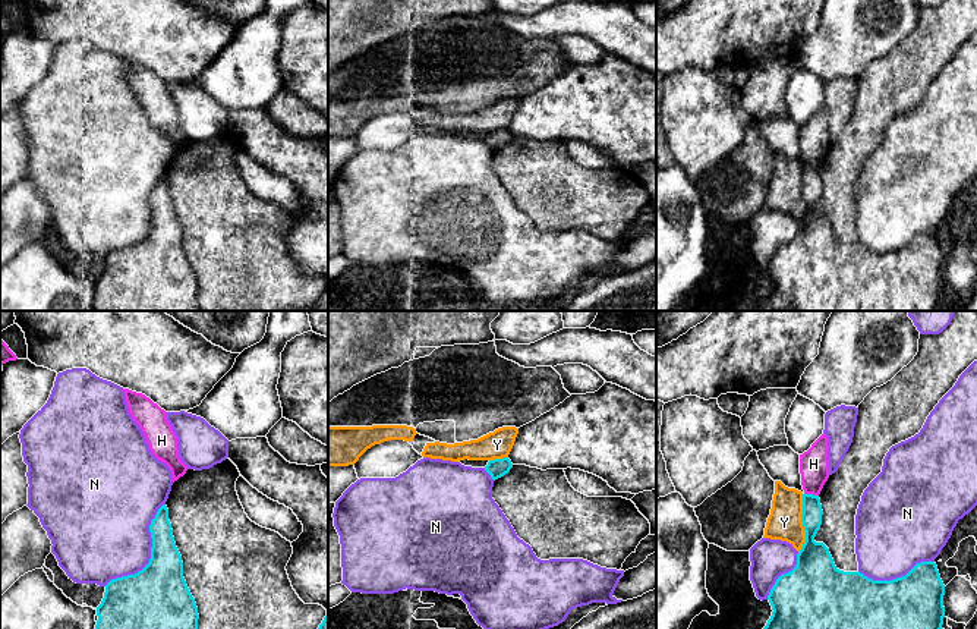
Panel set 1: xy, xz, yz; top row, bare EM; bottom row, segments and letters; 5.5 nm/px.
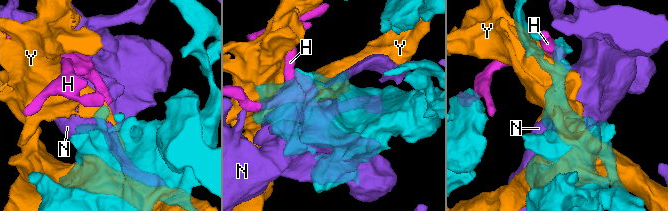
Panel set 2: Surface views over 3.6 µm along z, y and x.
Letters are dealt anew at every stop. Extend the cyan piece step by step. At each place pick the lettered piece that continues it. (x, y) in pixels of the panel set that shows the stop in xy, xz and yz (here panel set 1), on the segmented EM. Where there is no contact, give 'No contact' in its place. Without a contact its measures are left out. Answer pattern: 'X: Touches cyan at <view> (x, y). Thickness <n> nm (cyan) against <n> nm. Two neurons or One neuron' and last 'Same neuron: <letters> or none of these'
H: Touches cyan at yz (812, 494). Thickness 110 nm (cyan) against 160 nm. Two neurons
N: Touches cyan at xy (151, 554). Thickness 360 nm (cyan) against 440 nm. Two neurons
Y: Touches cyan at yz (803, 524). Thickness 220 nm (cyan) against 190 nm. Two neurons
Same neuron: none of these

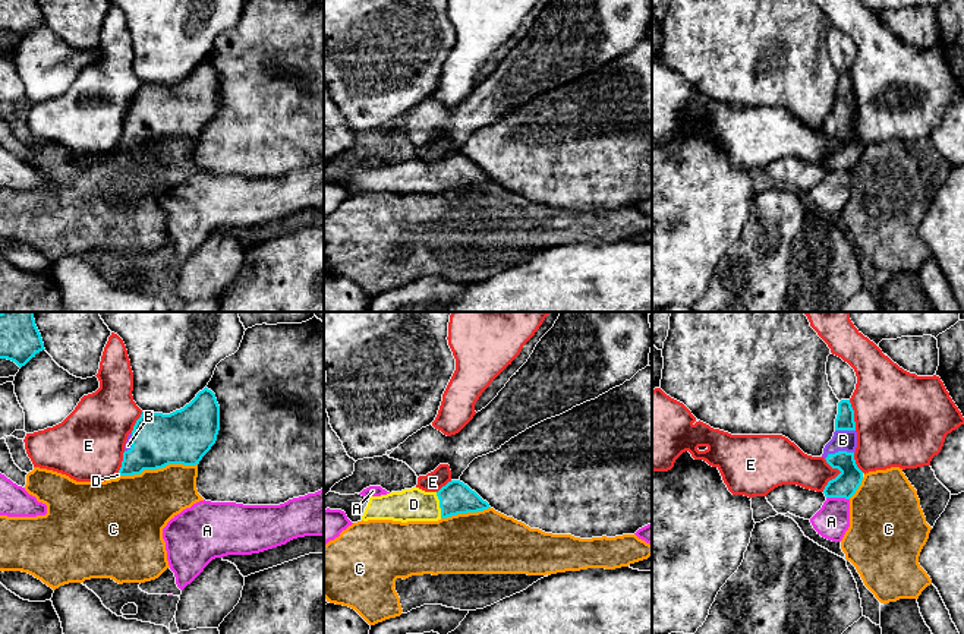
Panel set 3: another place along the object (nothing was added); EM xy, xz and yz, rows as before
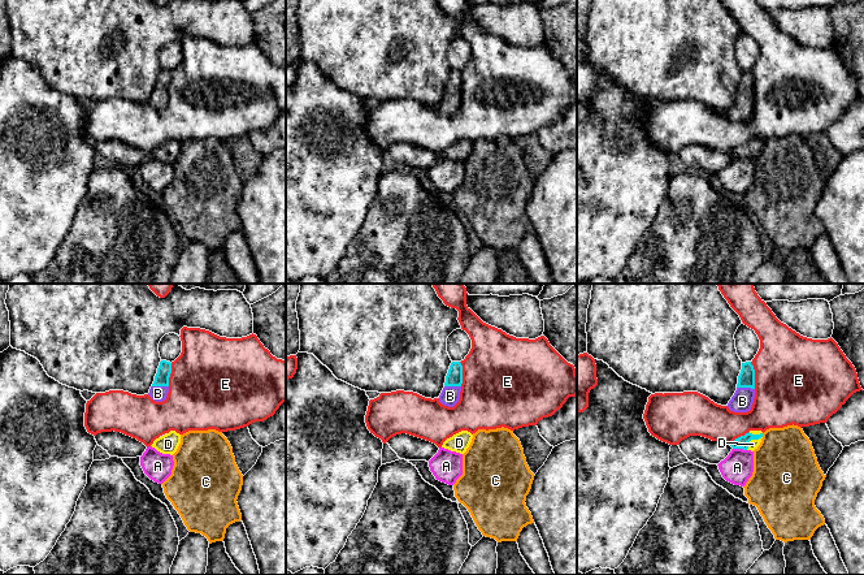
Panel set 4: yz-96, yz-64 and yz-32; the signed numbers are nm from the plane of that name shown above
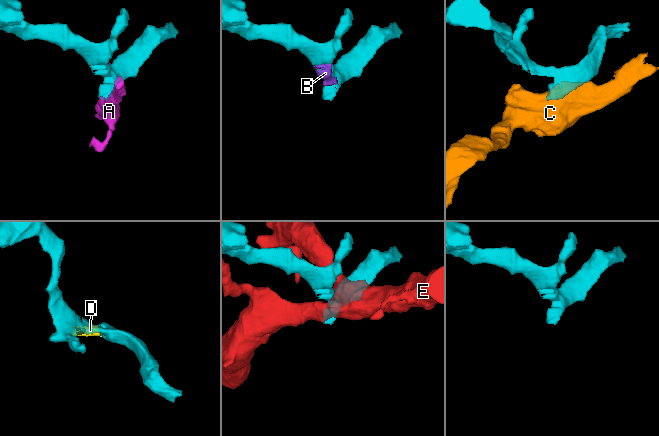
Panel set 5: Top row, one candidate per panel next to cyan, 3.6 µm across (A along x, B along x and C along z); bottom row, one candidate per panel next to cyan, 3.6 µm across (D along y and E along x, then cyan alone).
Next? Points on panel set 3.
A: Touches cyan at yz (838, 497). Thickness 140 nm (cyan) against 190 nm. Two neurons
B: Touches cyan at yz (838, 451). Thickness 140 nm (cyan) against 110 nm. One neuron
C: Touches cyan at xy (158, 467). Thickness 300 nm (cyan) against 360 nm. Two neurons
D: Touches cyan at xz (440, 505). Thickness 180 nm (cyan) against 180 nm. One neuron
E: Touches cyan at yz (838, 475). Thickness 140 nm (cyan) against 190 nm. Two neurons
Same neuron: B, D

